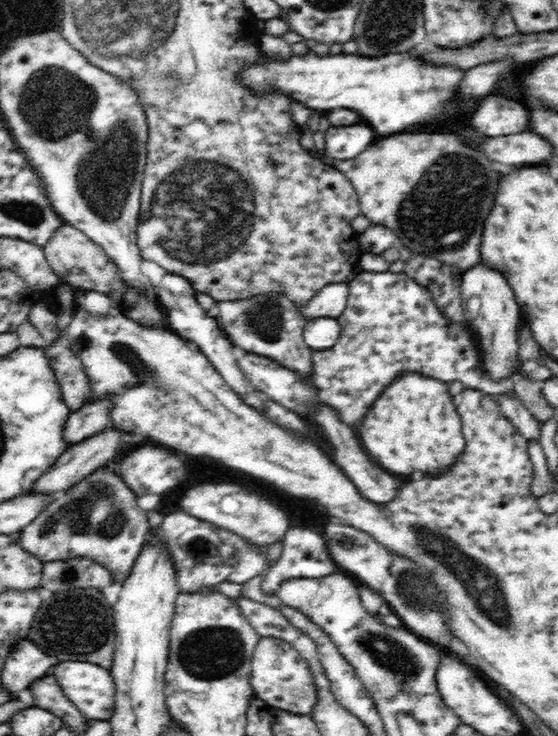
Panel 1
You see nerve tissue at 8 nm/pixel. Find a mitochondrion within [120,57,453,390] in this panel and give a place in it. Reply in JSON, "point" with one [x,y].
{"point":[200,212]}

